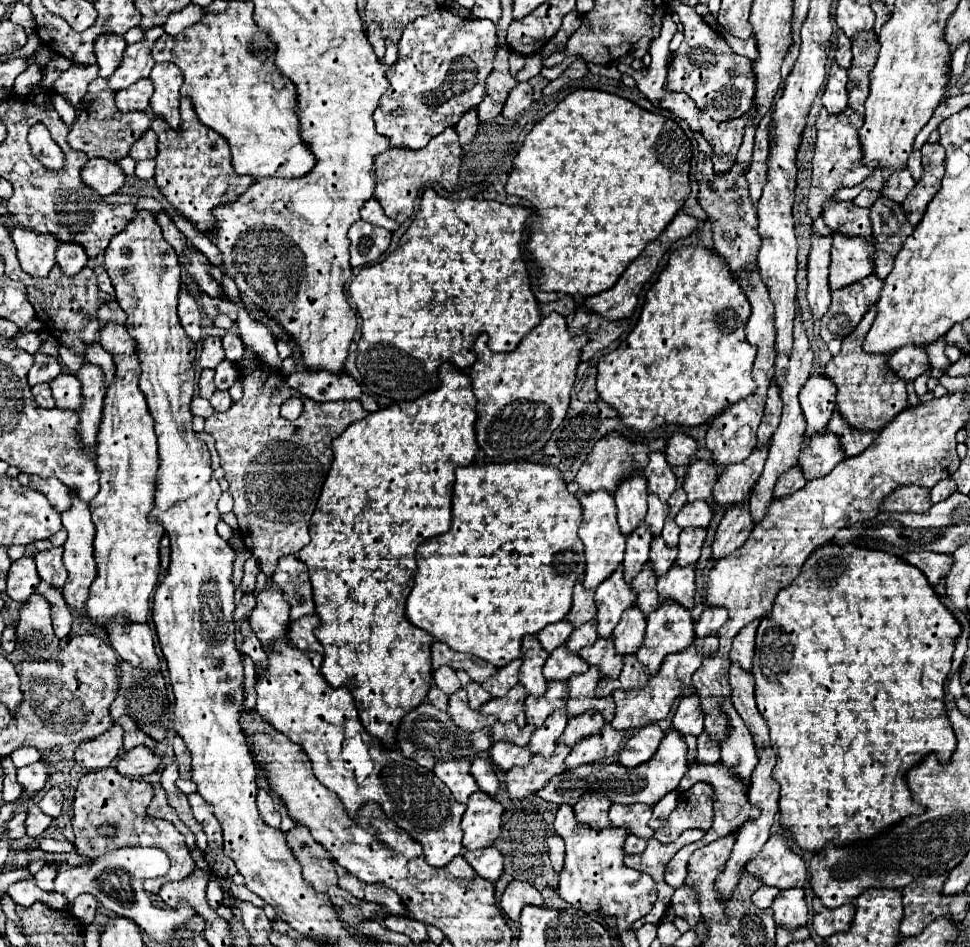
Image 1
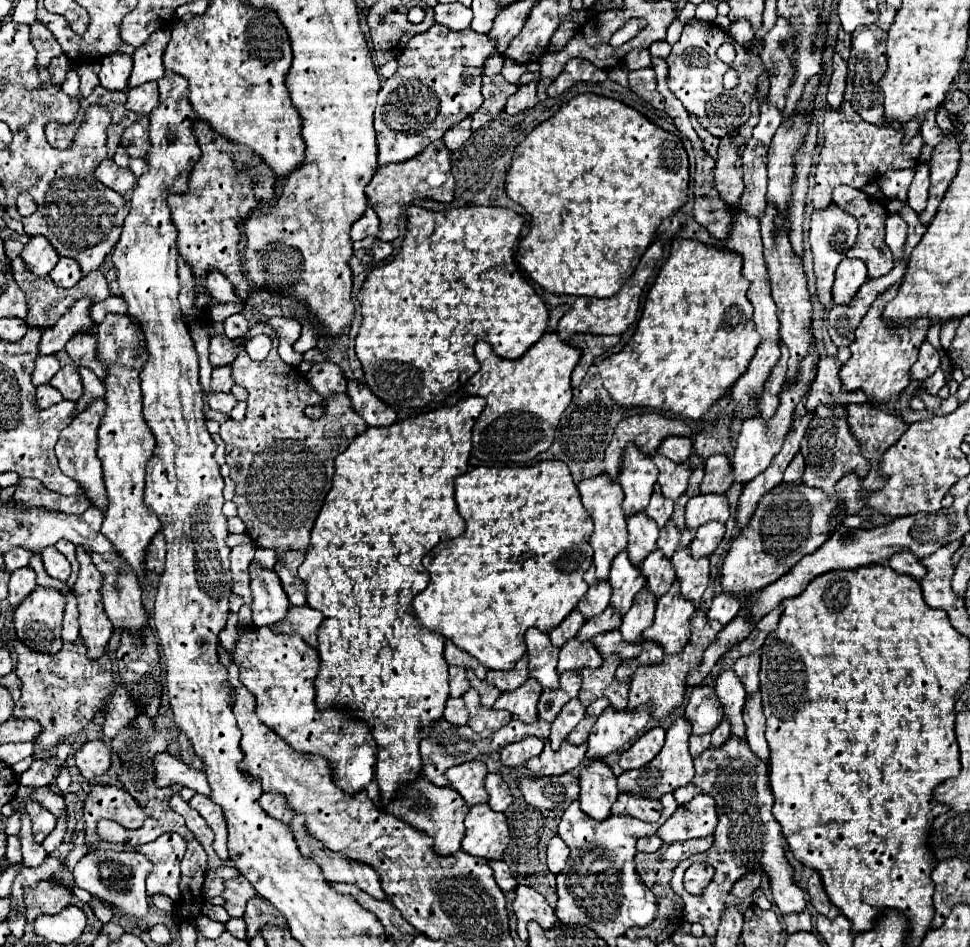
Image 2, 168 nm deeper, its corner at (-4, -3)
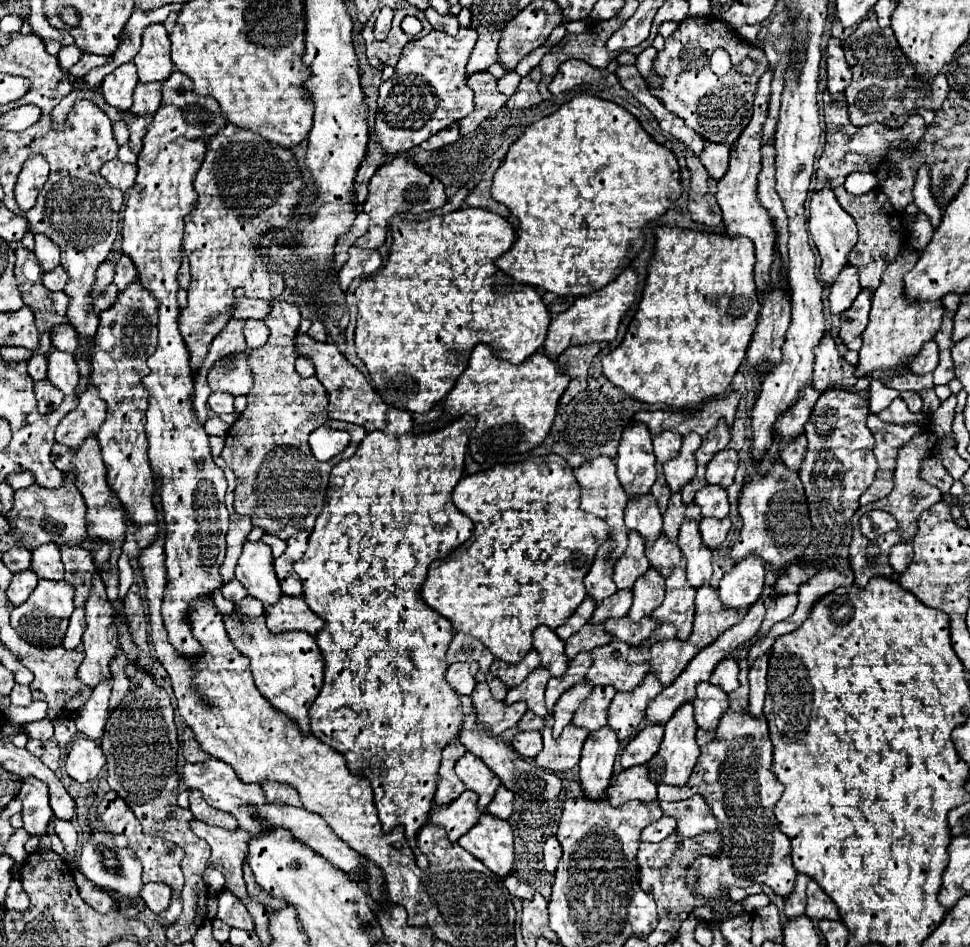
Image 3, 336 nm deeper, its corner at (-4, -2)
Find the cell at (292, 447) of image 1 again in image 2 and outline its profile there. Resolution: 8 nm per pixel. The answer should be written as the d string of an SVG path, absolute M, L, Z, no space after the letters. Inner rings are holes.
M255 322L249 336L257 334L271 336L273 348L261 362L251 360L241 350L239 358L231 364L233 380L249 392L247 416L243 422L223 422L219 436L227 444L227 464L235 482L233 500L239 508L239 518L247 526L247 534L257 546L273 548L281 556L287 550L307 550L311 528L331 490L333 460L367 430L367 424L359 414L353 414L347 394L329 396L327 412L321 420L307 418L303 410L321 404L325 398L309 386L299 368L281 360L277 354L279 340L269 322ZM233 450L239 450L237 460L229 456Z

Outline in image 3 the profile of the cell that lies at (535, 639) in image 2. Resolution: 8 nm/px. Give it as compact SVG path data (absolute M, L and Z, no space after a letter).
M537 627L533 633L533 649L539 653L541 665L547 667L551 677L561 677L567 671L569 659L563 653L565 643L555 635L553 629Z

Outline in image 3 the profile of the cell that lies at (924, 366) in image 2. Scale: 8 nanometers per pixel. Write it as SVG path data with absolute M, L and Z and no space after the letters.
M927 341L927 343L923 345L923 349L915 355L915 361L909 363L909 369L911 369L913 373L923 375L923 373L931 373L931 371L937 367L937 363L939 363L937 343L935 343L935 341Z

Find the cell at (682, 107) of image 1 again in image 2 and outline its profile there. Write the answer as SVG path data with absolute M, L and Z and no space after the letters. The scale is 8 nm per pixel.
M691 118L691 124L693 124L693 128L695 128L695 132L697 132L697 136L701 138L701 142L703 142L703 148L705 148L705 152L713 158L713 160L717 160L717 148L719 148L719 140L715 138L715 136L711 136L711 134L707 134L705 130L703 130L703 126L699 126L699 122L697 122L697 118Z

